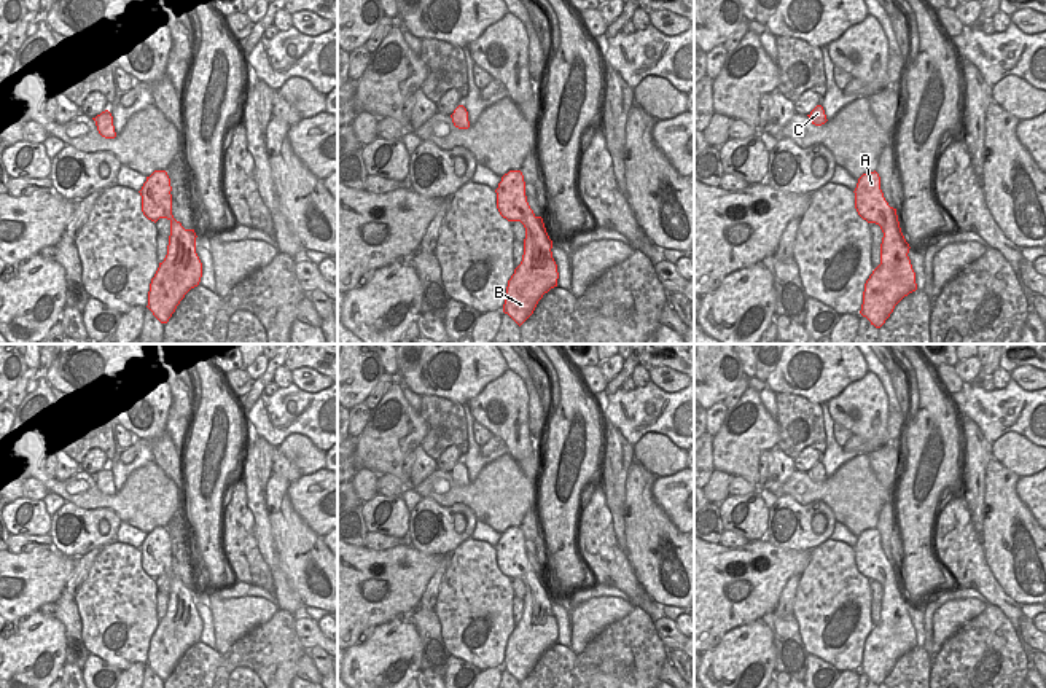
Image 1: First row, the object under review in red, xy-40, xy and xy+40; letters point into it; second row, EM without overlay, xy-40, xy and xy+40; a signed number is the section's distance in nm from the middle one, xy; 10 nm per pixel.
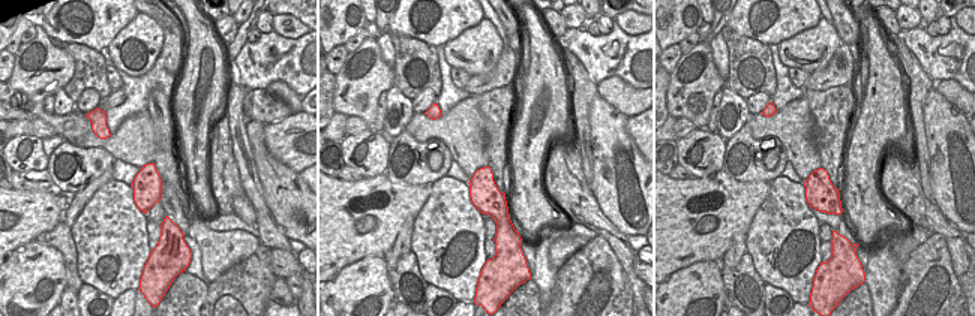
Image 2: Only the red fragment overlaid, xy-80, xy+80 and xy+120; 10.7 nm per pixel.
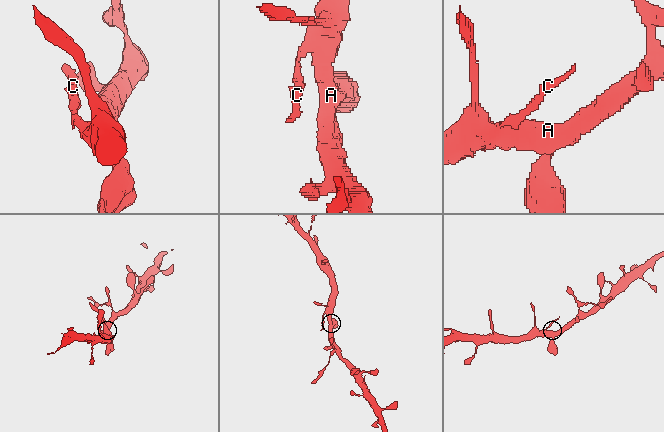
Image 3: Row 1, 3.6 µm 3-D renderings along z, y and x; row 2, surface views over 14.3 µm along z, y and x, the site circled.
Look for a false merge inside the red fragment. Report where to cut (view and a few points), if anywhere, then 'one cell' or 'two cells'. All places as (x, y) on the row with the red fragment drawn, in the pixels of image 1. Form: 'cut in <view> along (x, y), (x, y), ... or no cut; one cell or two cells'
no cut; one cell

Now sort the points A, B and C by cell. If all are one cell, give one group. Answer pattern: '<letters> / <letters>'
A B C

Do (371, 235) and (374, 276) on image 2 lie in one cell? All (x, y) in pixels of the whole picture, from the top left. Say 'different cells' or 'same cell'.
different cells

